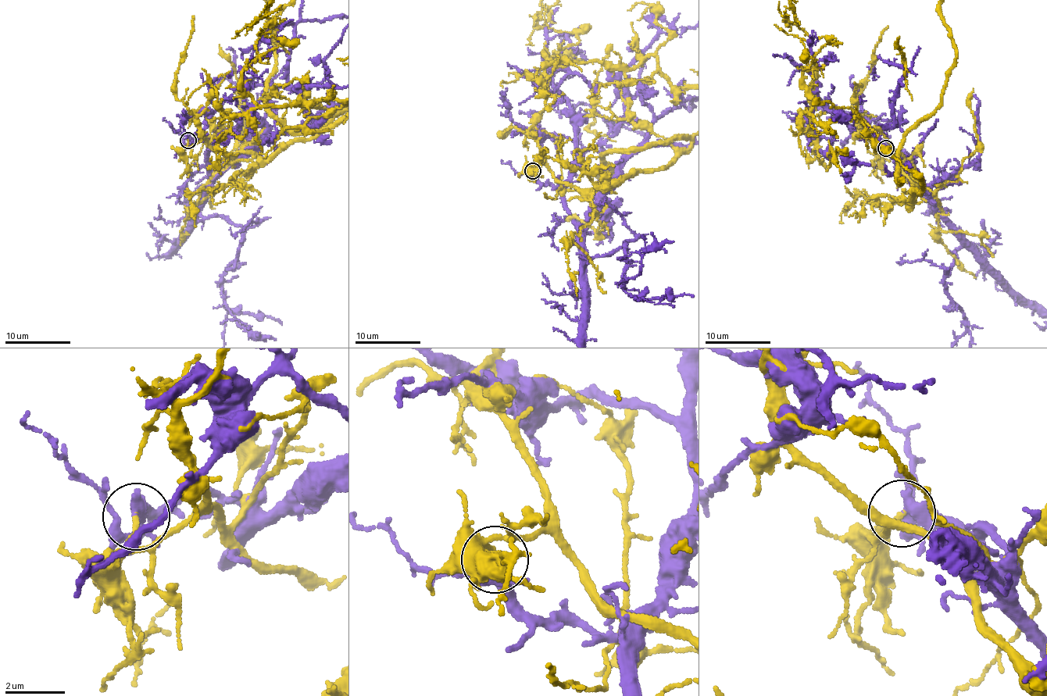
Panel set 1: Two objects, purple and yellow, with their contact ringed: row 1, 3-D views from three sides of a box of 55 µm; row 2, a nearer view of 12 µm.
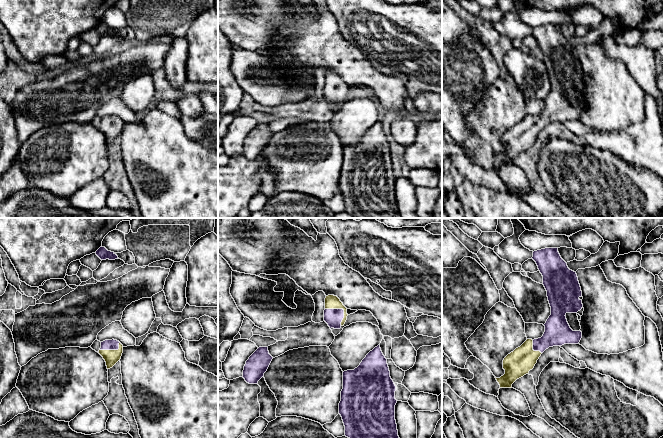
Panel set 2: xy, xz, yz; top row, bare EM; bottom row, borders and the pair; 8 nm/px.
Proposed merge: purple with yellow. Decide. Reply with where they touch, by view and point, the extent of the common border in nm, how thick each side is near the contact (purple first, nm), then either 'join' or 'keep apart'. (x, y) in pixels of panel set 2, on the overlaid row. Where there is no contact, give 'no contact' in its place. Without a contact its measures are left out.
xz (342, 309) | 190 nm | 140/110 nm | keep apart

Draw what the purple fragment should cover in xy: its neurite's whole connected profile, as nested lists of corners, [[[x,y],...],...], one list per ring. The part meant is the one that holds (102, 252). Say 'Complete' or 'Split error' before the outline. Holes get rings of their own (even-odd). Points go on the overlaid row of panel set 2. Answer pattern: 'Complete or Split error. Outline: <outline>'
Complete. Outline: [[[100,247],[96,252],[96,255],[101,259],[101,260],[115,260],[118,259],[118,256],[111,251],[108,251],[105,247]]]

